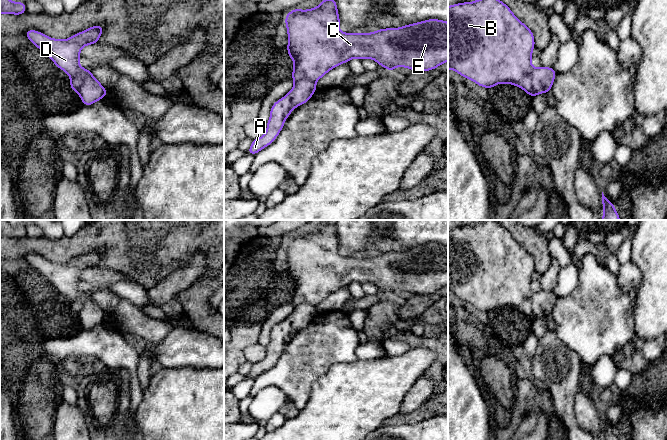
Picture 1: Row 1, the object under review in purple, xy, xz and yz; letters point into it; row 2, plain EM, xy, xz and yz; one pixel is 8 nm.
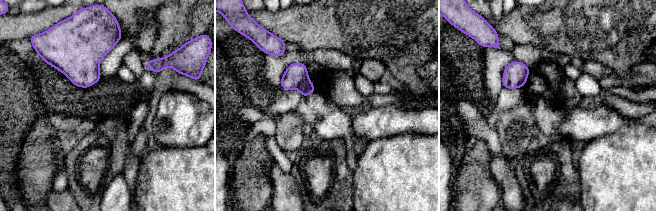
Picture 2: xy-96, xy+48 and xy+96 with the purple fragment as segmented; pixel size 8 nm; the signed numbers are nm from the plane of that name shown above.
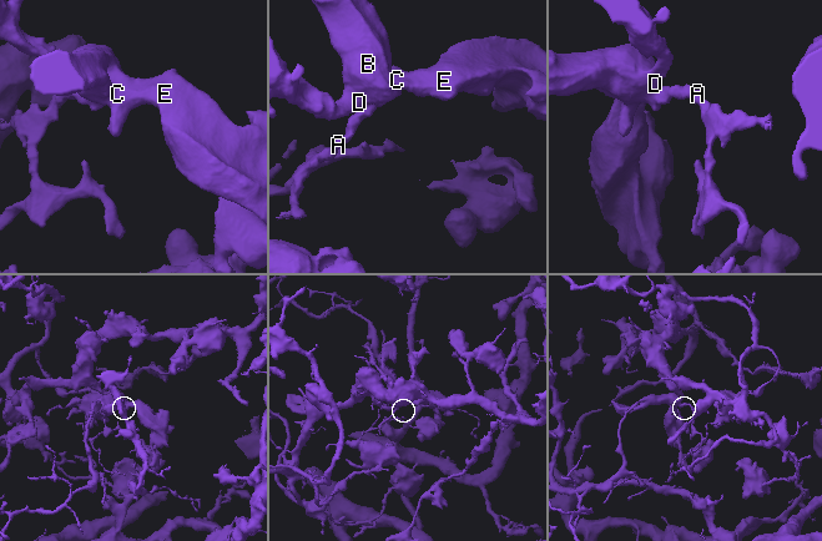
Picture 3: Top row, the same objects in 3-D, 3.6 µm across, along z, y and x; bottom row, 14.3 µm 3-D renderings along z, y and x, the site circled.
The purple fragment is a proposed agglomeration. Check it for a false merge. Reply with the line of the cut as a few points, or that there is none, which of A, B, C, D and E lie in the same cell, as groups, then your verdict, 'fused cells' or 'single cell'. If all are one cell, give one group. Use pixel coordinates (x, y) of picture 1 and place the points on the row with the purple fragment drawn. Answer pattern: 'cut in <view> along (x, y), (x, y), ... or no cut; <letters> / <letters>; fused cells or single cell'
cut in yz along (533, 68), (532, 87), (537, 93); A / B C D E; fused cells

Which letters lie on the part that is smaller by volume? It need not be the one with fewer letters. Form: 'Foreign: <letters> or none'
Foreign: A

